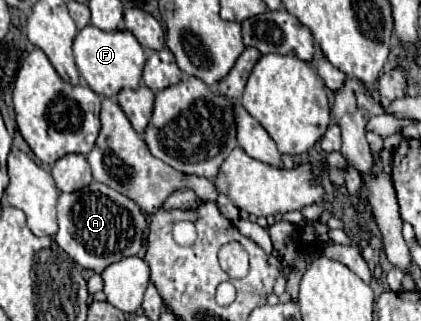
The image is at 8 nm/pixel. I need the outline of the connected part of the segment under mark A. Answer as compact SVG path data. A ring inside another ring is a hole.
M91 181L79 191L59 195L57 225L57 245L81 267L101 273L107 265L121 261L123 257L137 255L141 251L147 221L133 199L125 197L105 183Z

